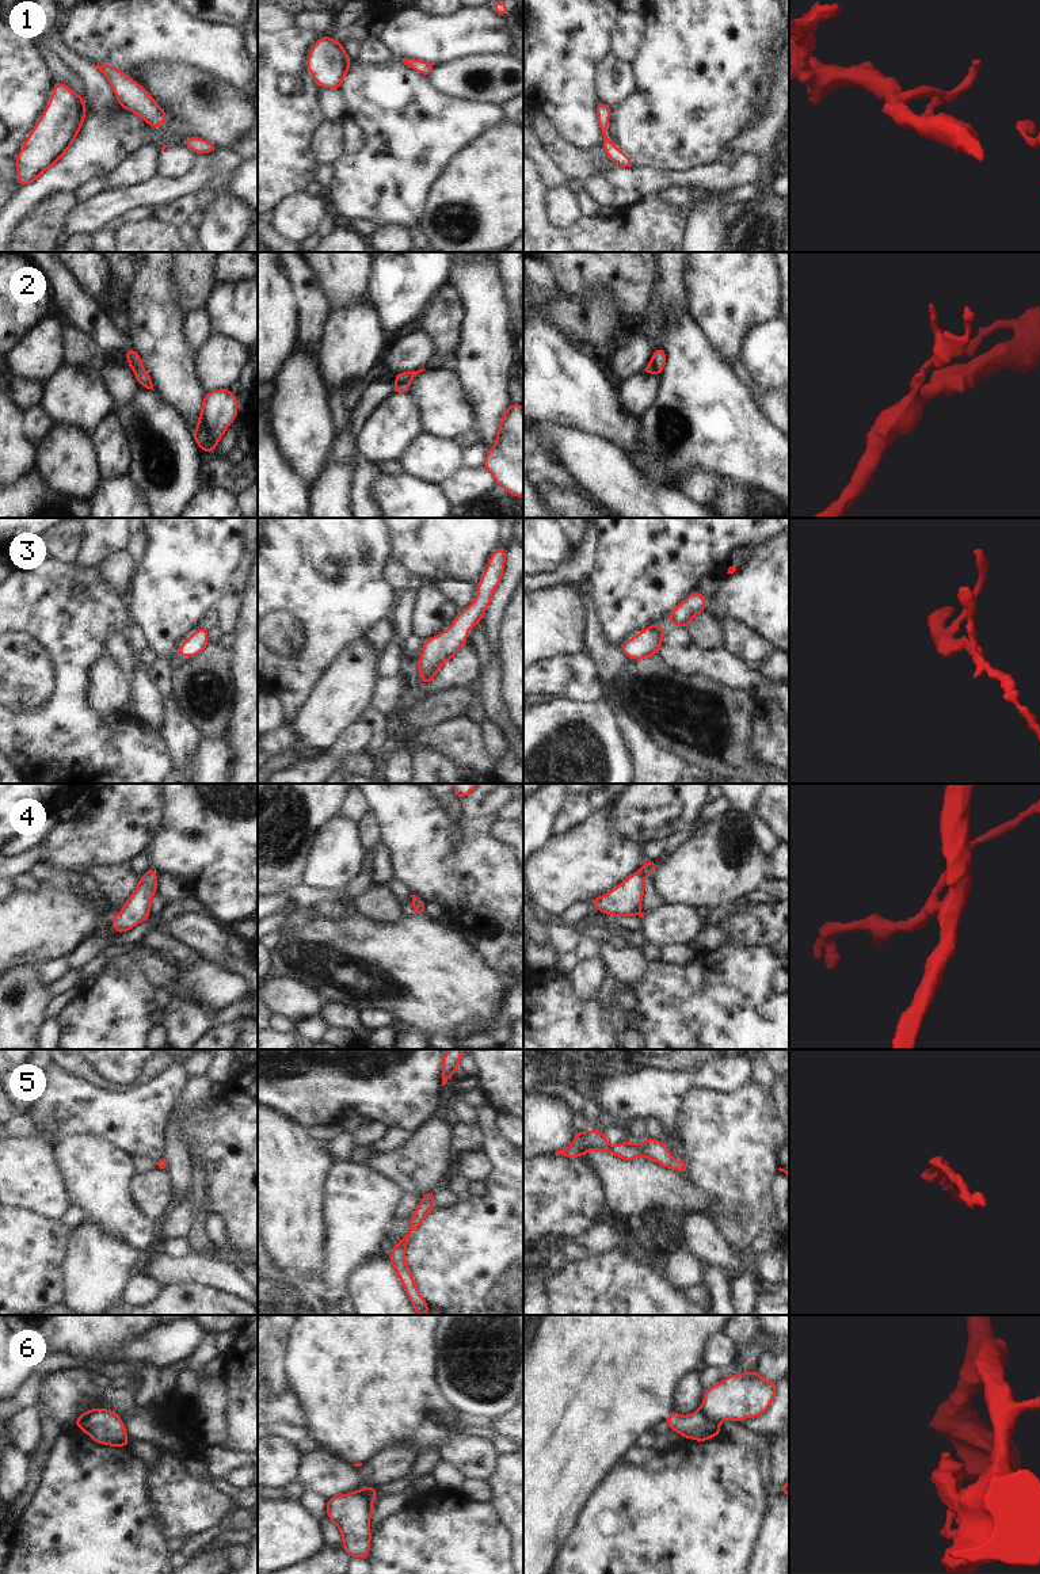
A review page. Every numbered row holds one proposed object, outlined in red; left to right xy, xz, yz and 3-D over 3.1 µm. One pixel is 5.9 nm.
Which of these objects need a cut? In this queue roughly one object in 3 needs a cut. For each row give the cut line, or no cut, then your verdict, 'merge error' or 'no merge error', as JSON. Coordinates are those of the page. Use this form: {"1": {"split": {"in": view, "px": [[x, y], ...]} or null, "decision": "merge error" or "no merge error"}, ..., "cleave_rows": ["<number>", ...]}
{"1": {"split": null, "decision": "no merge error"}, "2": {"split": null, "decision": "no merge error"}, "3": {"split": null, "decision": "no merge error"}, "4": {"split": null, "decision": "no merge error"}, "5": {"split": null, "decision": "no merge error"}, "6": {"split": {"in": "yz", "px": [[700, 1409], [719, 1428]]}, "decision": "merge error"}, "cleave_rows": ["6"]}

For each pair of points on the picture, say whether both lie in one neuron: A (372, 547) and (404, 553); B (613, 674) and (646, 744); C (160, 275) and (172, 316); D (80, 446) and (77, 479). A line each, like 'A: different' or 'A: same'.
A: different
B: same
C: same
D: same

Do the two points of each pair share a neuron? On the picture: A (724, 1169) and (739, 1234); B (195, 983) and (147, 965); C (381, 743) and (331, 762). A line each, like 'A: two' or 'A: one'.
A: one
B: one
C: one

